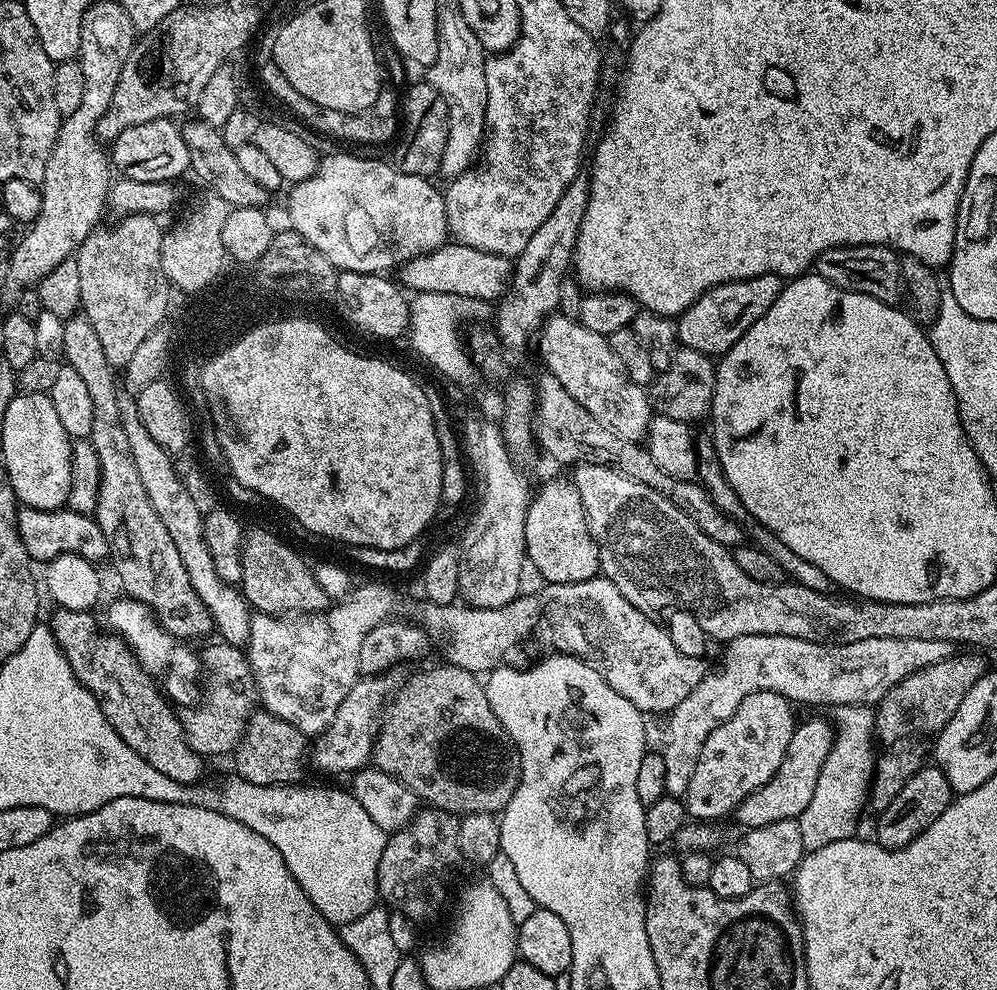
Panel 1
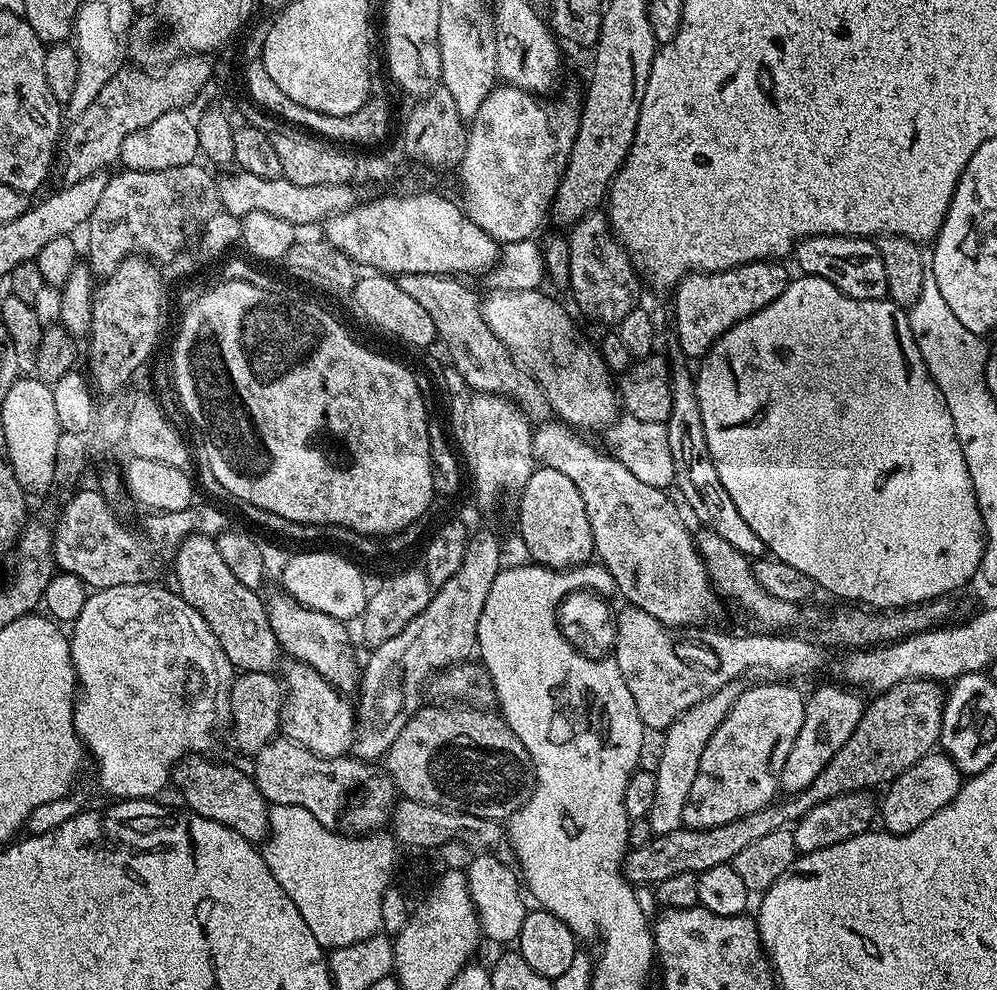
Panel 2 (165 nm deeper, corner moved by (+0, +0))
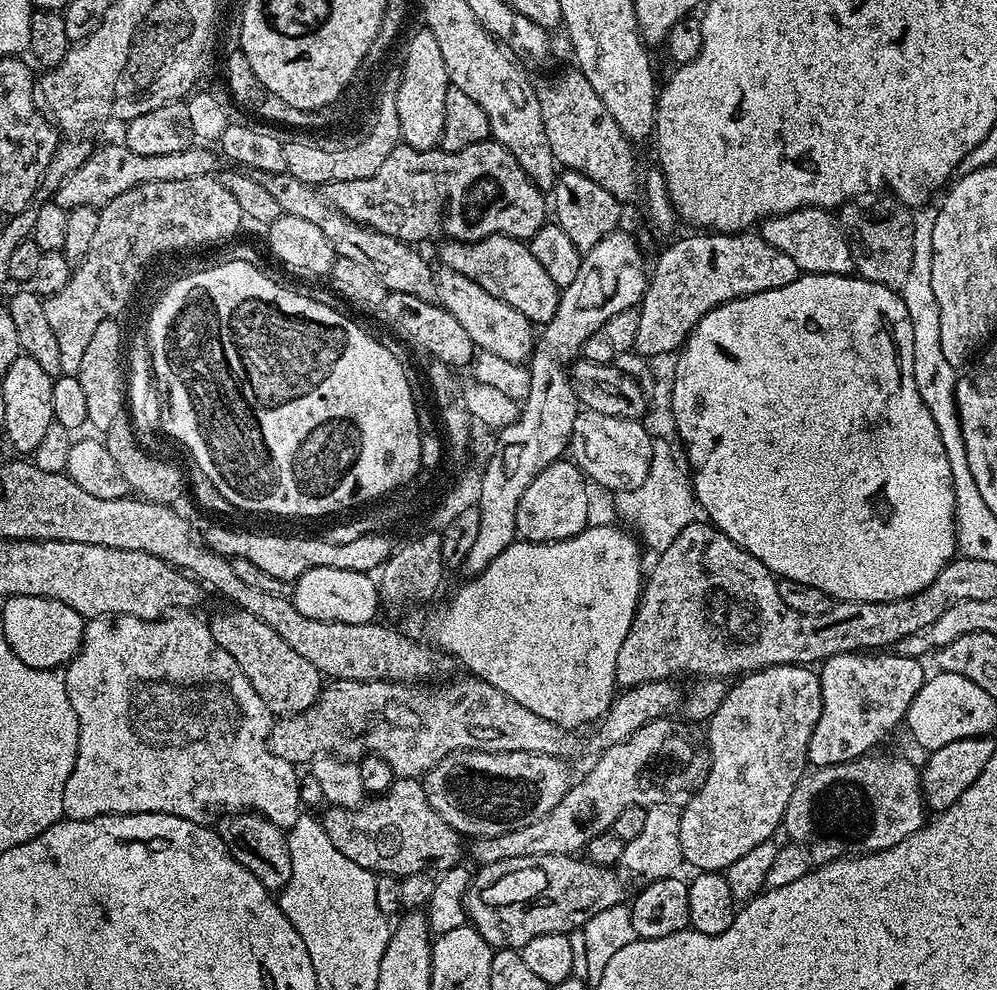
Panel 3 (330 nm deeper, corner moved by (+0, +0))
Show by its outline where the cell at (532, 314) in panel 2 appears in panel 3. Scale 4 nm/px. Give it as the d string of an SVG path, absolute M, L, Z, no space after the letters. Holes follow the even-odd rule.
M441 267L434 276L436 300L454 319L470 334L473 345L479 351L498 354L498 358L506 358L506 362L525 363L531 357L534 347L534 325L521 312L514 310L502 298L494 298L494 294L486 294L478 282L470 282L466 274L458 274L454 270Z

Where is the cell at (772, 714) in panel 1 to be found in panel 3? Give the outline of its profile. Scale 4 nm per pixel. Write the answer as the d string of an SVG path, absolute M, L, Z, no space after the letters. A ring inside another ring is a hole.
M776 664L772 668L760 668L756 672L749 672L747 674L741 675L739 679L735 681L736 684L727 689L724 694L724 700L718 706L718 710L712 716L712 719L707 721L706 724L706 739L708 742L708 750L712 757L710 762L710 770L706 774L706 782L702 782L702 786L698 791L696 791L695 798L692 799L688 804L683 805L682 811L680 812L680 841L682 842L682 854L684 855L684 864L690 866L693 864L693 869L702 871L702 872L719 872L723 873L730 865L734 862L738 862L738 858L742 858L742 854L748 853L750 850L754 850L754 846L762 846L762 842L773 839L777 834L778 829L781 827L782 821L784 819L784 811L786 806L790 802L790 794L794 794L794 786L798 786L798 782L803 778L806 769L809 767L808 762L808 747L810 746L810 734L814 734L814 726L818 726L818 718L822 714L822 686L820 685L820 677L811 667L802 665L802 664Z

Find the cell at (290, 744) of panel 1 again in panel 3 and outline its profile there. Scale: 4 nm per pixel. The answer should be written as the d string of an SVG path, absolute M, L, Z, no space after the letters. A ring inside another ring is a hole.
M416 778L393 779L386 791L357 807L328 806L323 812L324 829L336 849L350 862L358 862L358 866L377 874L403 878L428 869L452 868L461 863L460 855L466 852L460 833L430 806L424 785Z

